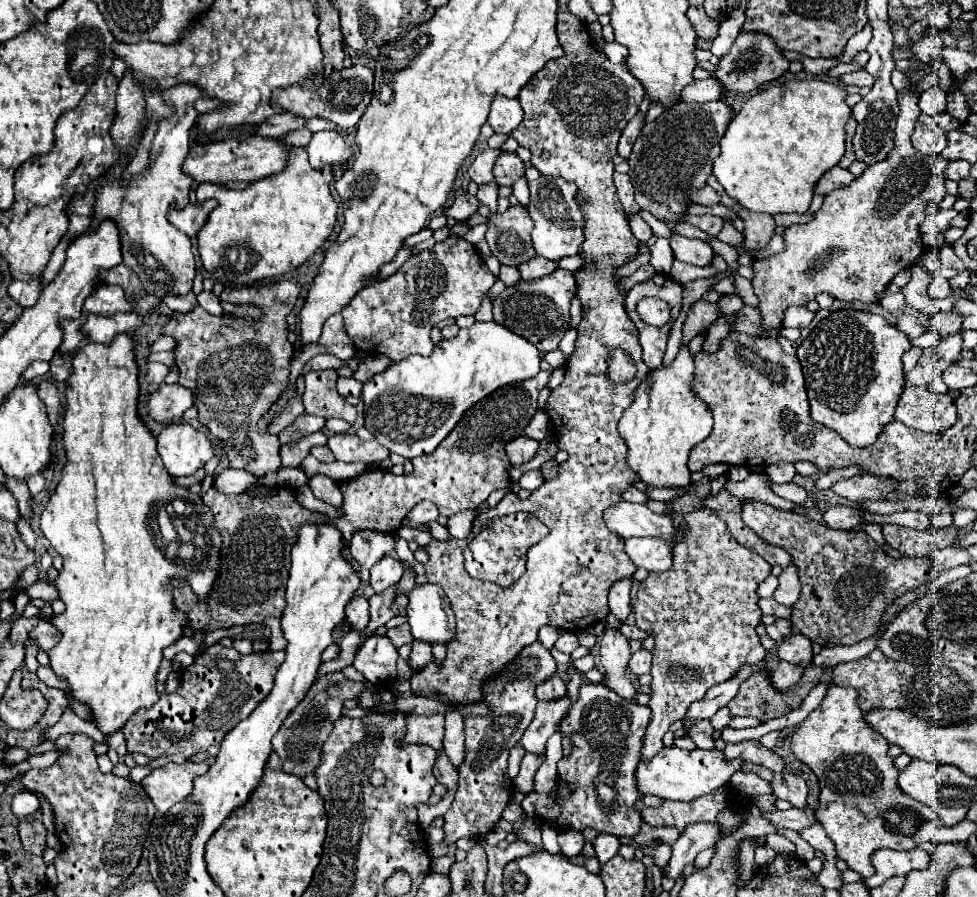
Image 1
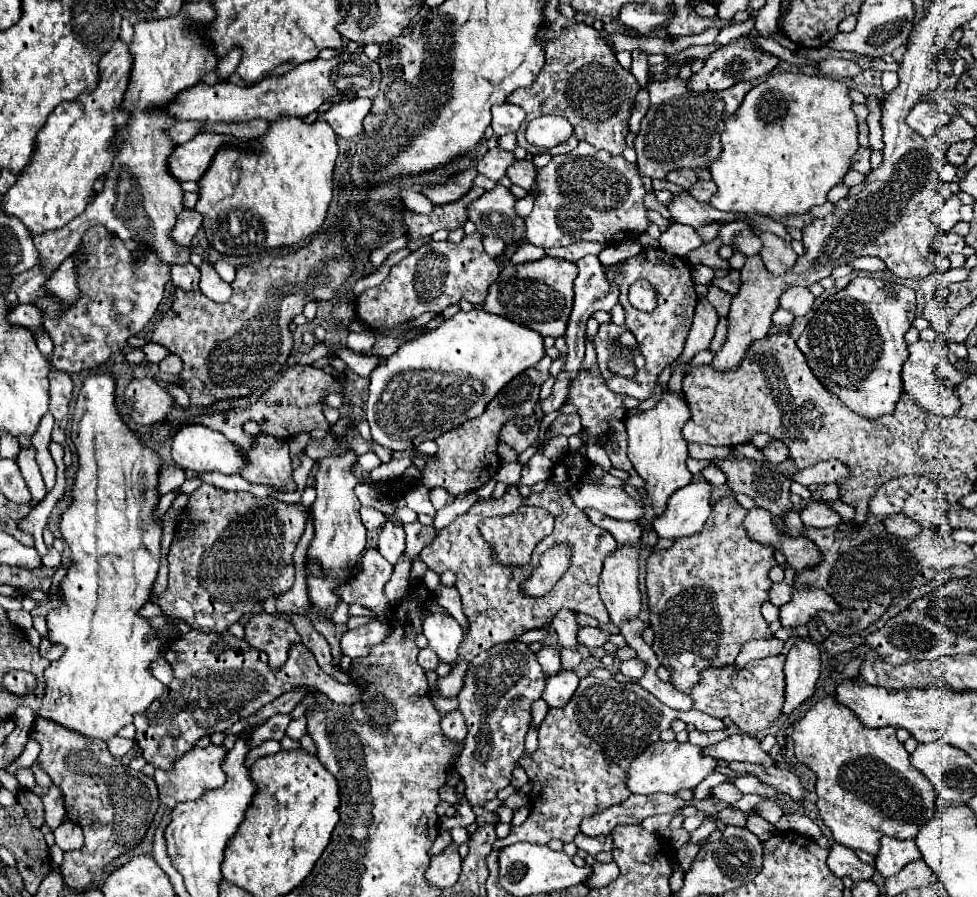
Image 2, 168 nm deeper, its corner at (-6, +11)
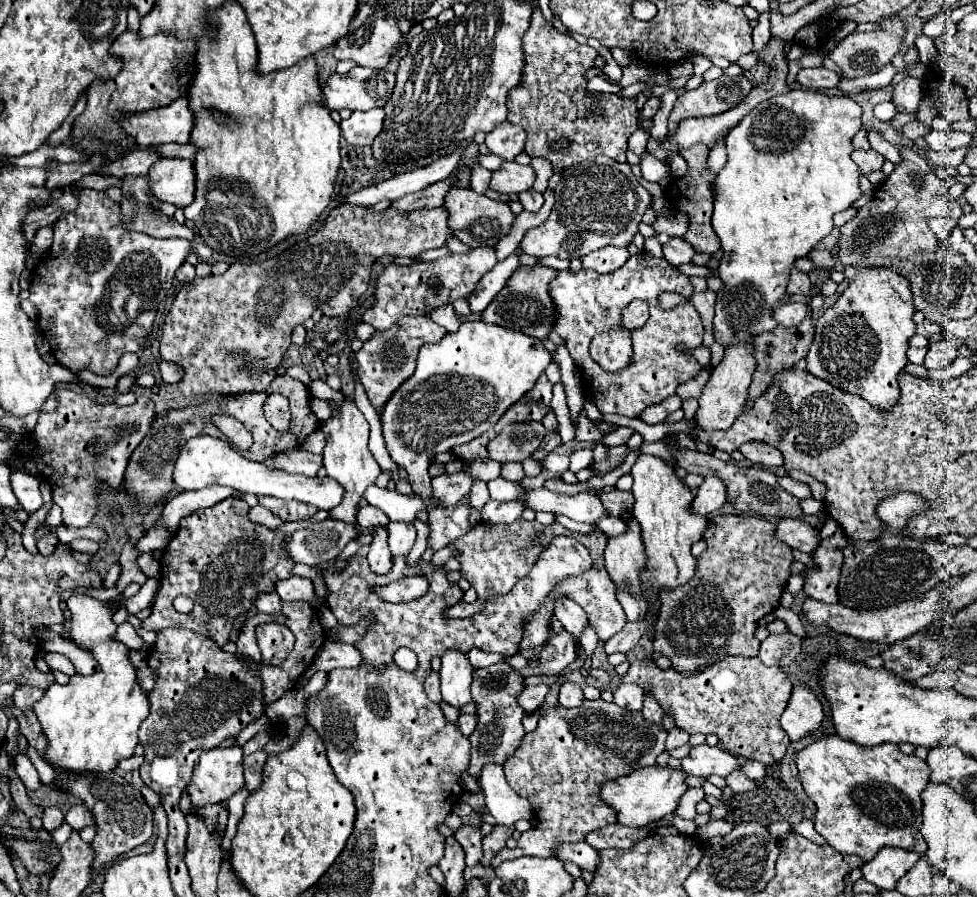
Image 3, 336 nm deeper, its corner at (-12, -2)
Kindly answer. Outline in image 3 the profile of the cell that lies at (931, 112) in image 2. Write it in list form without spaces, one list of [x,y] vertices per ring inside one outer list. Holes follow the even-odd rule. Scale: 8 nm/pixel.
[[[910,121],[910,123],[906,123],[902,129],[900,129],[900,133],[902,133],[902,137],[904,139],[910,139],[910,141],[914,141],[916,137],[920,137],[920,135],[926,135],[928,131],[926,131],[926,127],[920,123],[920,121]]]

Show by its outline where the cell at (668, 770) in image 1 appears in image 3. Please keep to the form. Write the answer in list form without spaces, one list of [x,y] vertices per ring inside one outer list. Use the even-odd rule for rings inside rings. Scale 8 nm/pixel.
[[[646,767],[634,771],[632,775],[608,781],[600,789],[600,799],[616,811],[616,823],[626,827],[644,827],[656,819],[668,817],[674,813],[680,795],[686,791],[686,775],[682,771],[672,771],[670,767]]]

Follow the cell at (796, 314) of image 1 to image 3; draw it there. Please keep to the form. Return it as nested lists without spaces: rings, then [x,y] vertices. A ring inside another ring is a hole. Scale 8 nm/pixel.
[[[784,303],[784,305],[776,307],[774,319],[784,327],[796,327],[804,321],[806,309],[808,309],[806,303]]]

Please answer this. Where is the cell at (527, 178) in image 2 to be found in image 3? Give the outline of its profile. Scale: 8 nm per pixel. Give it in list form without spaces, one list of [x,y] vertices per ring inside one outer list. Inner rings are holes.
[[[532,189],[520,193],[518,197],[520,197],[520,203],[522,203],[524,211],[532,211],[532,213],[536,213],[536,211],[542,207],[542,203],[544,203],[542,193],[536,193],[536,191],[532,191]]]

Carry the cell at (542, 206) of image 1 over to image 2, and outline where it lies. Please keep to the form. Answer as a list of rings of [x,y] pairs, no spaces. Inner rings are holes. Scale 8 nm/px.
[[[580,142],[580,146],[568,154],[554,156],[544,168],[536,170],[534,178],[538,186],[538,196],[534,202],[532,214],[526,218],[526,240],[540,248],[568,246],[578,240],[588,242],[616,242],[626,238],[638,238],[652,222],[648,218],[648,208],[644,206],[644,184],[636,164],[626,162],[622,156],[610,158],[610,154],[594,150],[588,142]]]

